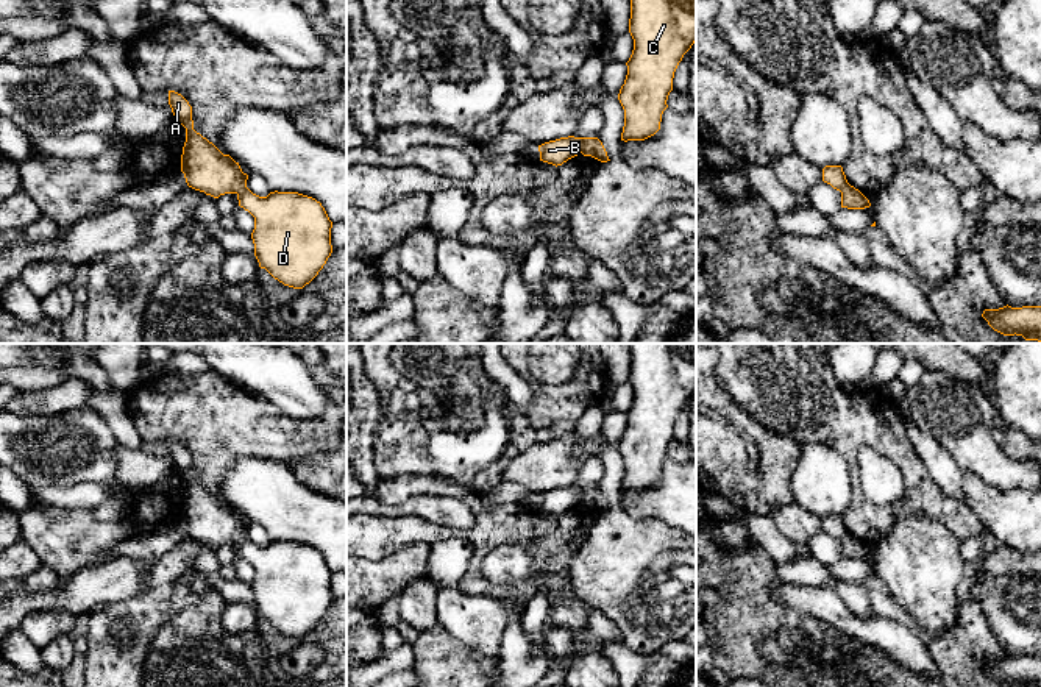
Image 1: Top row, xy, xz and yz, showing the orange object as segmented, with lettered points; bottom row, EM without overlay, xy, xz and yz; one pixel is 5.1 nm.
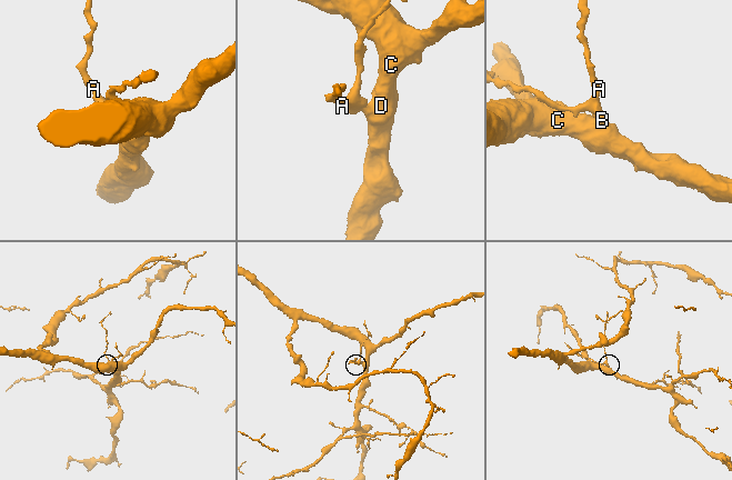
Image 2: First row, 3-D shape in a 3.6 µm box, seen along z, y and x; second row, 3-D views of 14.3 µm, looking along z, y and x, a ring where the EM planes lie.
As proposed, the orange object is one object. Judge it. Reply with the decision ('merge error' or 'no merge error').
merge error

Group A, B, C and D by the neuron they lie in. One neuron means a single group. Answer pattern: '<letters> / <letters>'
A B / C D

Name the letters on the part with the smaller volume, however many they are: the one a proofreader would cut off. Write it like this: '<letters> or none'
A, B

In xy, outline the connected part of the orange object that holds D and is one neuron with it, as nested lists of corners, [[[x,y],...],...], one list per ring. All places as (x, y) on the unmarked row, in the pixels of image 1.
[[[248,537],[237,550],[254,567],[251,589],[259,617],[284,635],[309,634],[332,603],[332,571],[322,553],[298,542],[259,546]]]

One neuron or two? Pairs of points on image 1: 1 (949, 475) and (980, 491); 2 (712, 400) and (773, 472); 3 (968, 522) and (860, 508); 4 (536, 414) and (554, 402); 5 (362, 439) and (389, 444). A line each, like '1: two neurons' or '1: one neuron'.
1: two neurons
2: one neuron
3: one neuron
4: one neuron
5: two neurons

